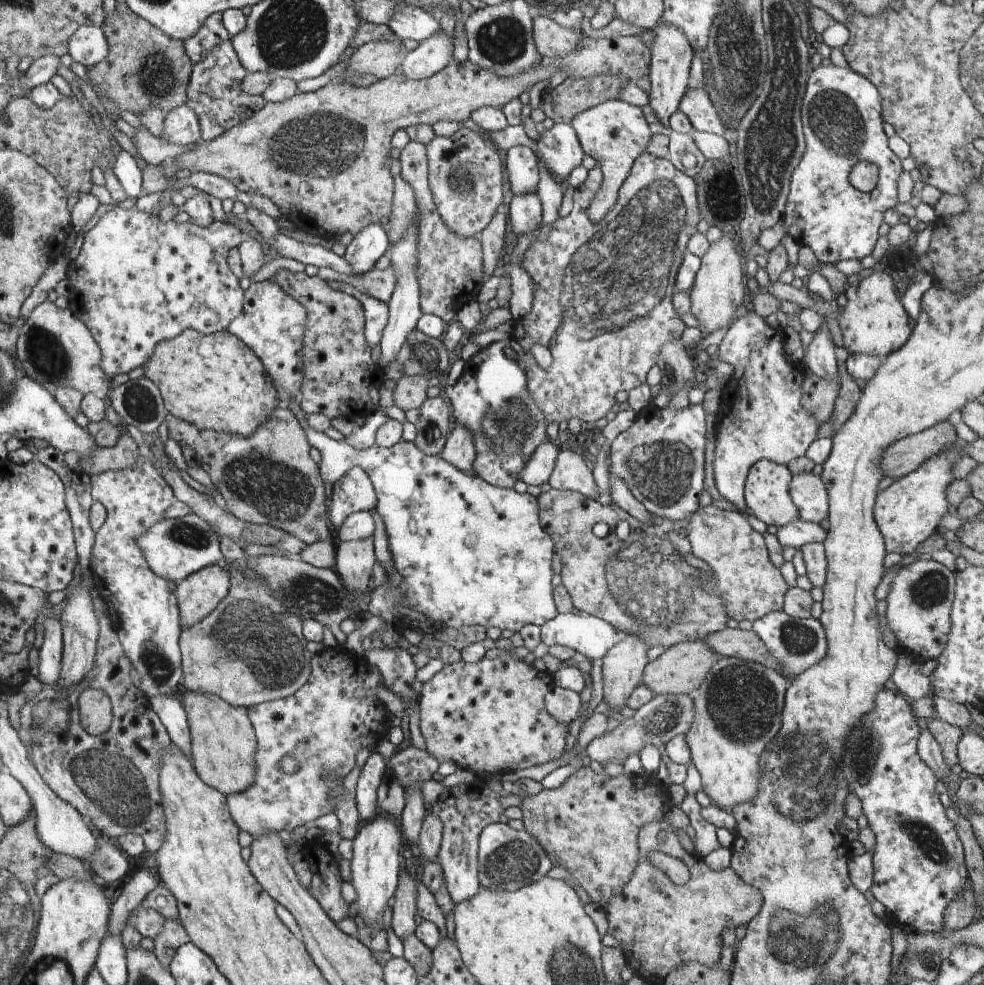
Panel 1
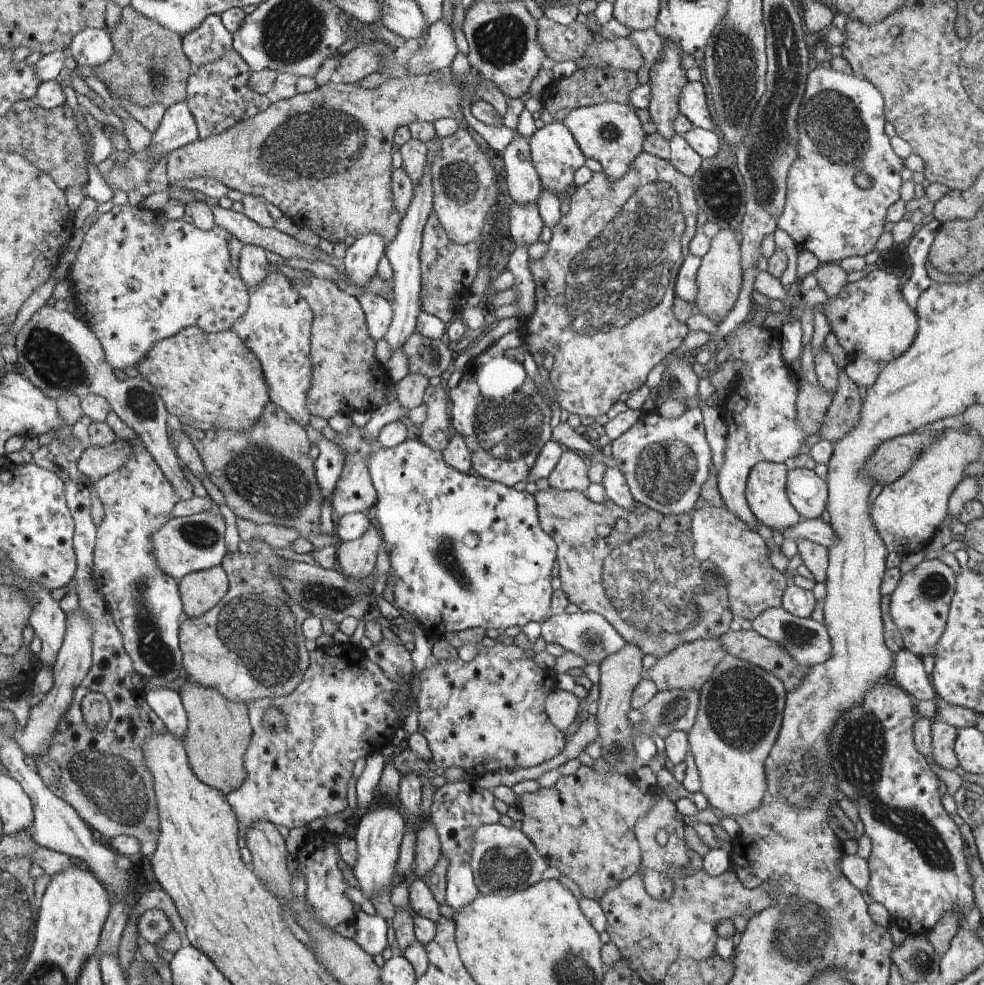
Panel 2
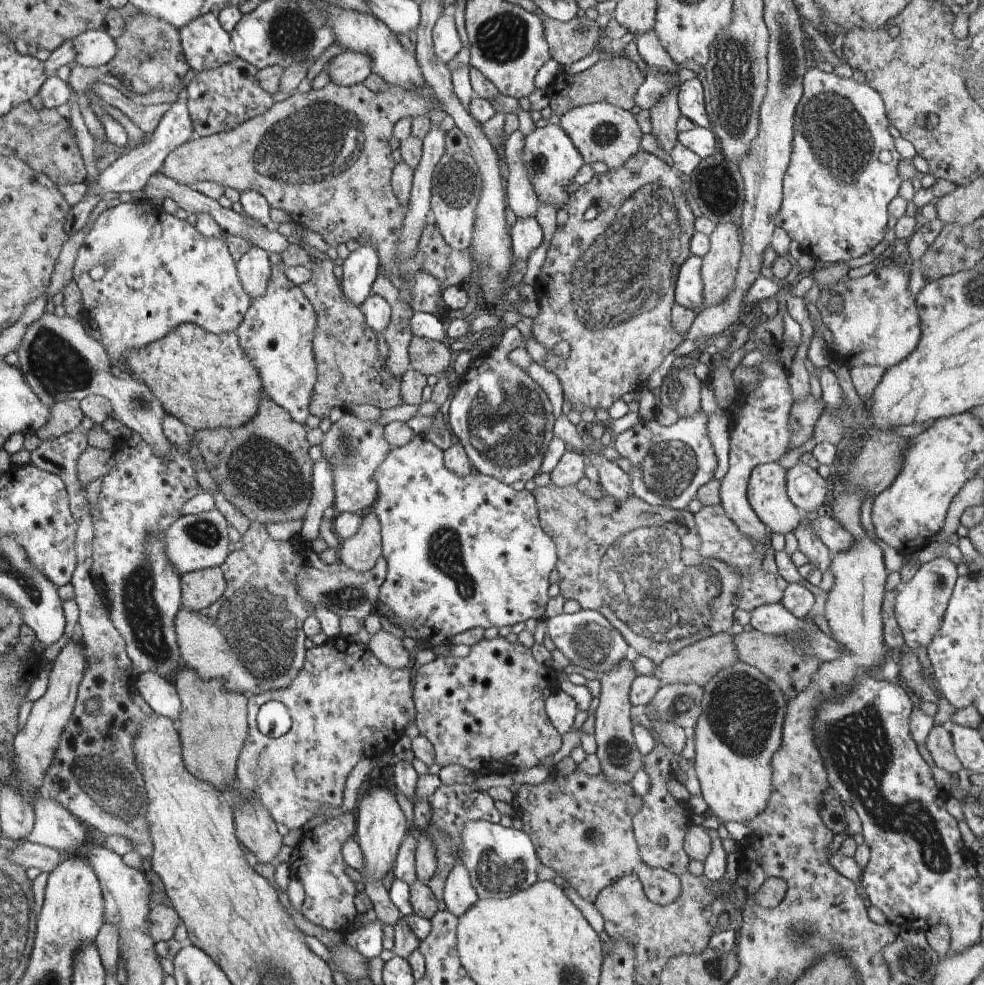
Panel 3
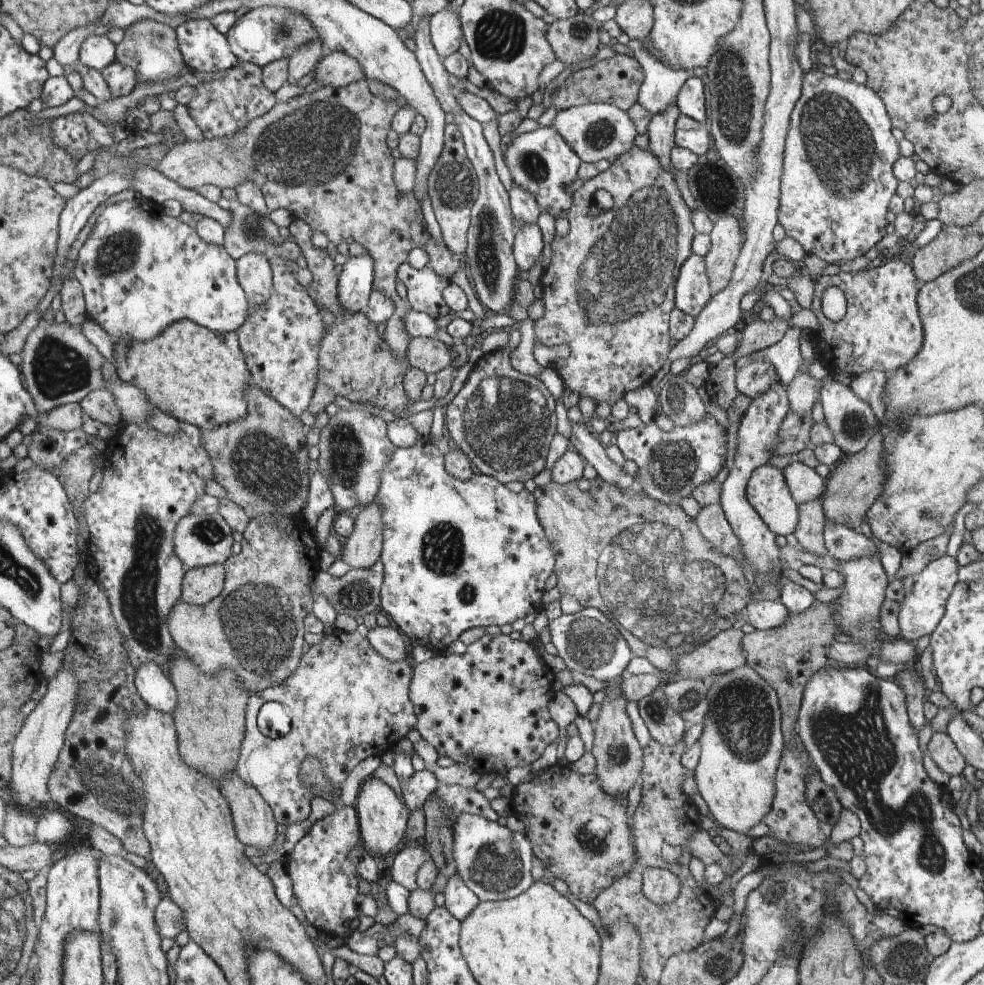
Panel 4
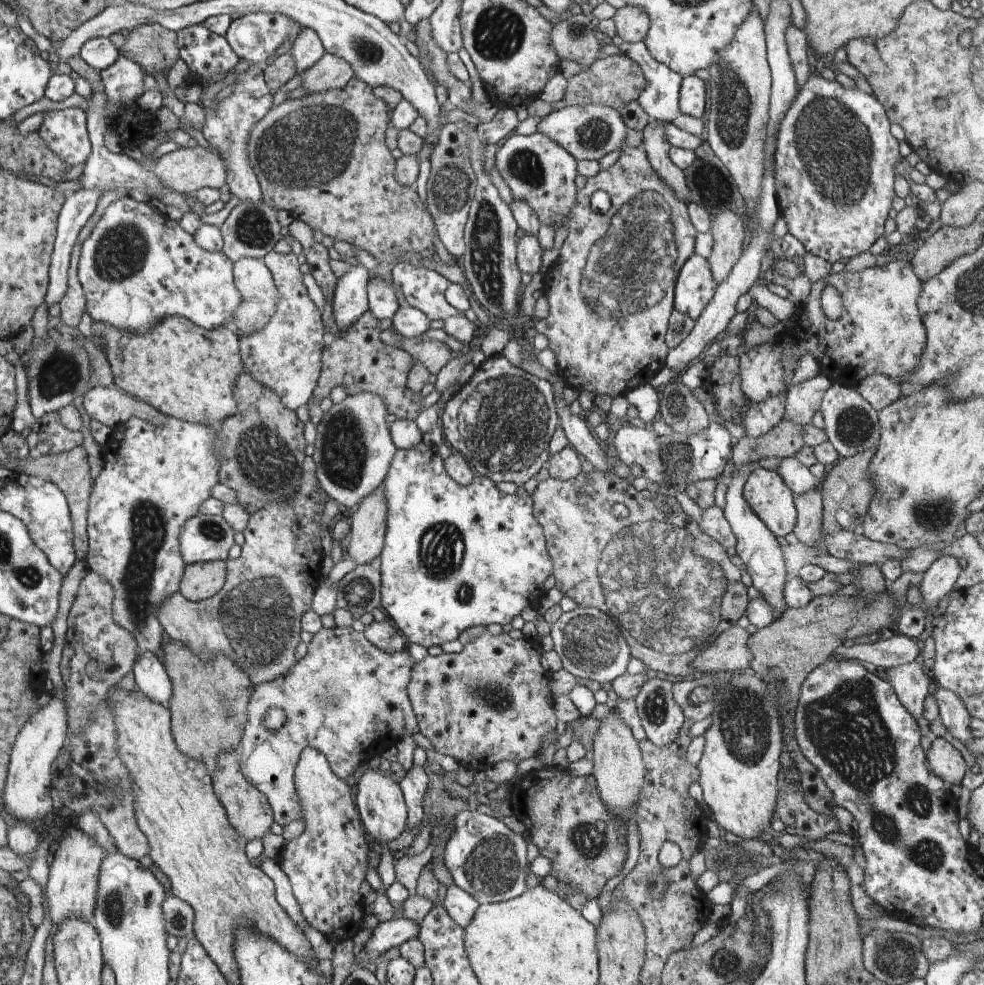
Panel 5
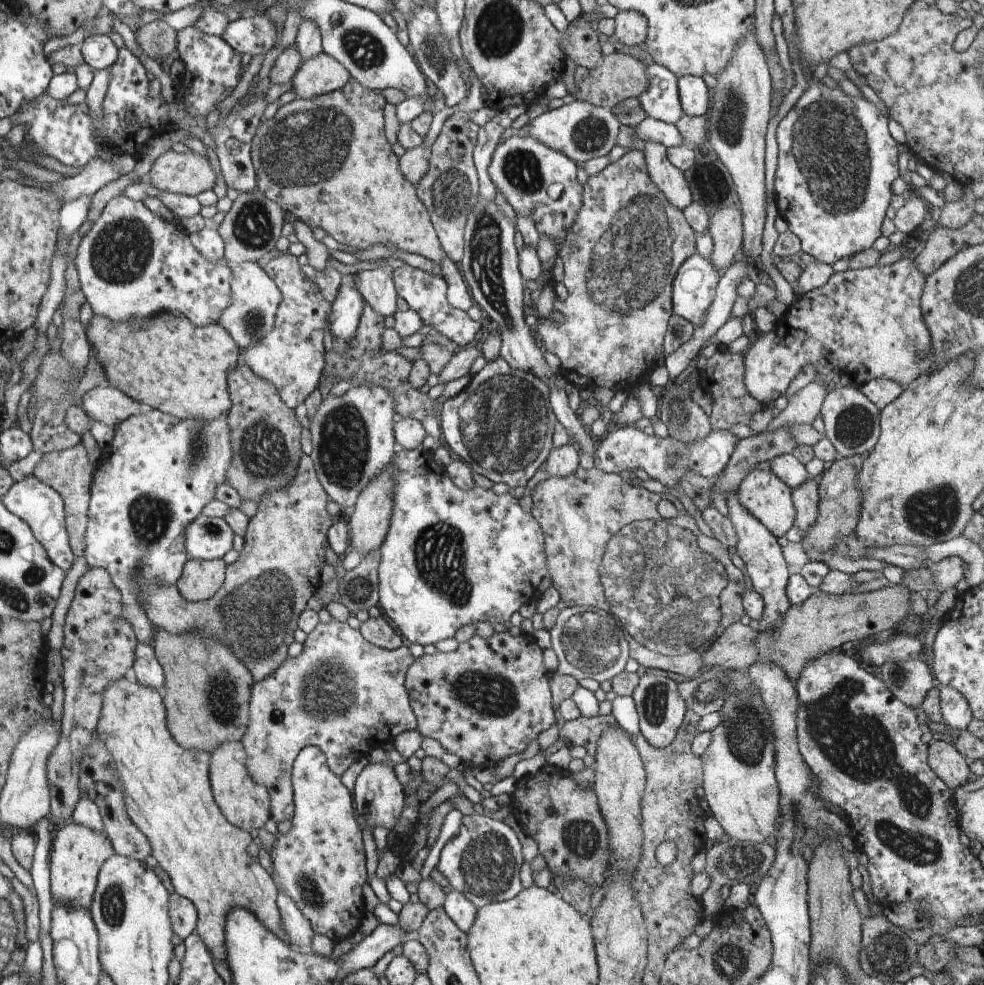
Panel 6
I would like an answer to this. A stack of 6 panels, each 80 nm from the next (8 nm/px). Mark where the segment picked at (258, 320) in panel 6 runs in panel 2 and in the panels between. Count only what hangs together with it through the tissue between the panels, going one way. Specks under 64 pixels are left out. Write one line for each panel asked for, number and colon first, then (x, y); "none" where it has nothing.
2: (253, 264)
3: (254, 268)
4: (254, 272)
5: (253, 279)

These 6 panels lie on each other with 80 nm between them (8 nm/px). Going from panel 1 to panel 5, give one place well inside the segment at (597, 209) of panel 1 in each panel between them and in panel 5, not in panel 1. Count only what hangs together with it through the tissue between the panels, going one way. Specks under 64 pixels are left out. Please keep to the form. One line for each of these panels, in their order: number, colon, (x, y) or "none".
2: (609, 132)
3: (601, 132)
4: (594, 131)
5: (588, 132)

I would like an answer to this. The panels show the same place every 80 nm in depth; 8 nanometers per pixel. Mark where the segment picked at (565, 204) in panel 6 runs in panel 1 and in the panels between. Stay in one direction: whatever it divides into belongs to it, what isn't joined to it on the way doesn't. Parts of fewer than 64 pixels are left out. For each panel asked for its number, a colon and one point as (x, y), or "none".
1: (559, 148)
2: (556, 156)
3: (553, 161)
4: (540, 162)
5: (537, 170)

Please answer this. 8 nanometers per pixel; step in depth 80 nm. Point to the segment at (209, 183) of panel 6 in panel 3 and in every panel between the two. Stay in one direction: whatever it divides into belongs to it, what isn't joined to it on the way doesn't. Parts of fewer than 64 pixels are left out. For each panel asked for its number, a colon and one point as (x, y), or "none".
3: (323, 156)
4: (322, 155)
5: (187, 170)

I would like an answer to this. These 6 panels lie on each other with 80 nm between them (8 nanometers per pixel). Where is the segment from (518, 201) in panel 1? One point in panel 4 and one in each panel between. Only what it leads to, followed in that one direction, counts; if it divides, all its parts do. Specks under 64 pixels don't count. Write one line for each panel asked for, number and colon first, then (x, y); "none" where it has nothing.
2: (526, 225)
3: (526, 234)
4: (528, 246)

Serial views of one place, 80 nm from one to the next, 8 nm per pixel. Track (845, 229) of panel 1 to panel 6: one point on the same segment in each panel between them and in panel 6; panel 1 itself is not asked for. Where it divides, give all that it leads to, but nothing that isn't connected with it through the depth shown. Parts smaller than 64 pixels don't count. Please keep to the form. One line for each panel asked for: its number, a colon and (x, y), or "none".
2: (841, 119)
3: (842, 174)
4: (837, 184)
5: (834, 161)
6: (836, 165)

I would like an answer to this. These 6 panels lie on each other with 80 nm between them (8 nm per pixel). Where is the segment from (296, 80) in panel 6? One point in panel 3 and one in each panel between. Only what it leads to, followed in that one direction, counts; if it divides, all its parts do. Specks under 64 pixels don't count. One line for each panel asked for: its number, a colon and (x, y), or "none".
3: (348, 68)
4: (337, 69)
5: (330, 72)

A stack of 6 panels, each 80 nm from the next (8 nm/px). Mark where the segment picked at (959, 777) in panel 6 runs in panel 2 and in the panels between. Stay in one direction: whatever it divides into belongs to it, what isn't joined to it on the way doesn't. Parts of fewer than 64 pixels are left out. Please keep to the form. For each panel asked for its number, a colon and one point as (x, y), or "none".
2: (943, 736)
3: (939, 742)
4: (943, 751)
5: (946, 761)

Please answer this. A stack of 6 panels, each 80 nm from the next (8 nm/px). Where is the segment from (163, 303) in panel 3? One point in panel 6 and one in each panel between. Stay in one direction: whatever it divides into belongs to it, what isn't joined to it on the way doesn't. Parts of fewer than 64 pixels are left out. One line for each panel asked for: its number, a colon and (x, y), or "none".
4: (140, 269)
5: (137, 267)
6: (132, 264)

